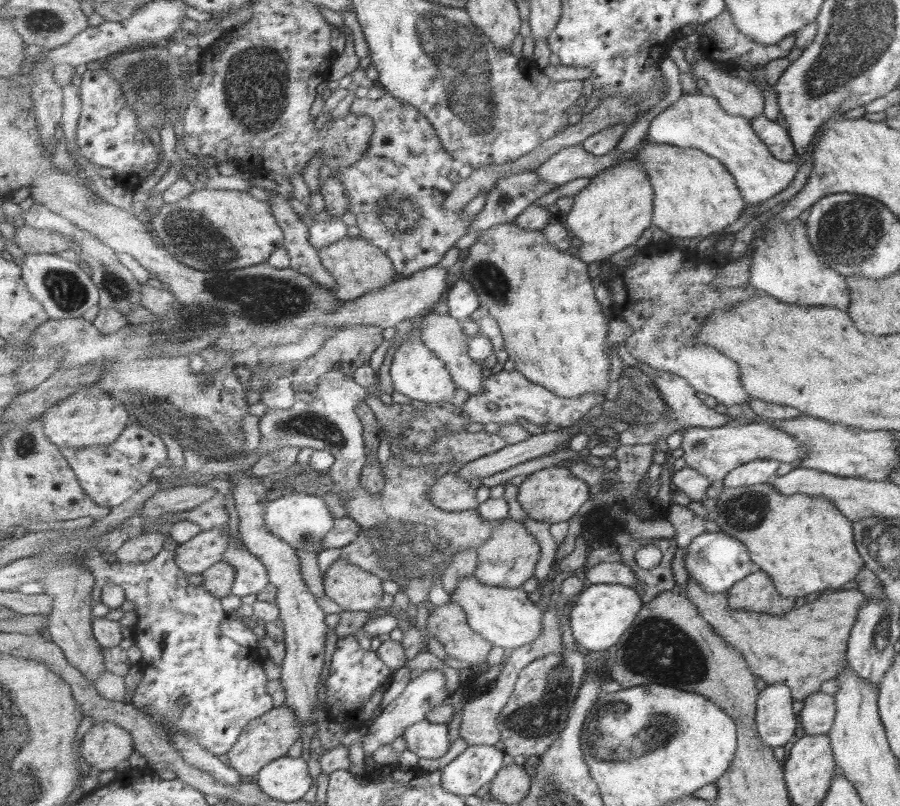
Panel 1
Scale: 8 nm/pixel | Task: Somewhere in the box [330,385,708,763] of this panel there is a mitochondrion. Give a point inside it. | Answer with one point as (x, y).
(413, 550)

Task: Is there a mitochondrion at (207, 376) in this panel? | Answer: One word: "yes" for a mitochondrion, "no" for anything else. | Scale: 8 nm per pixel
no

